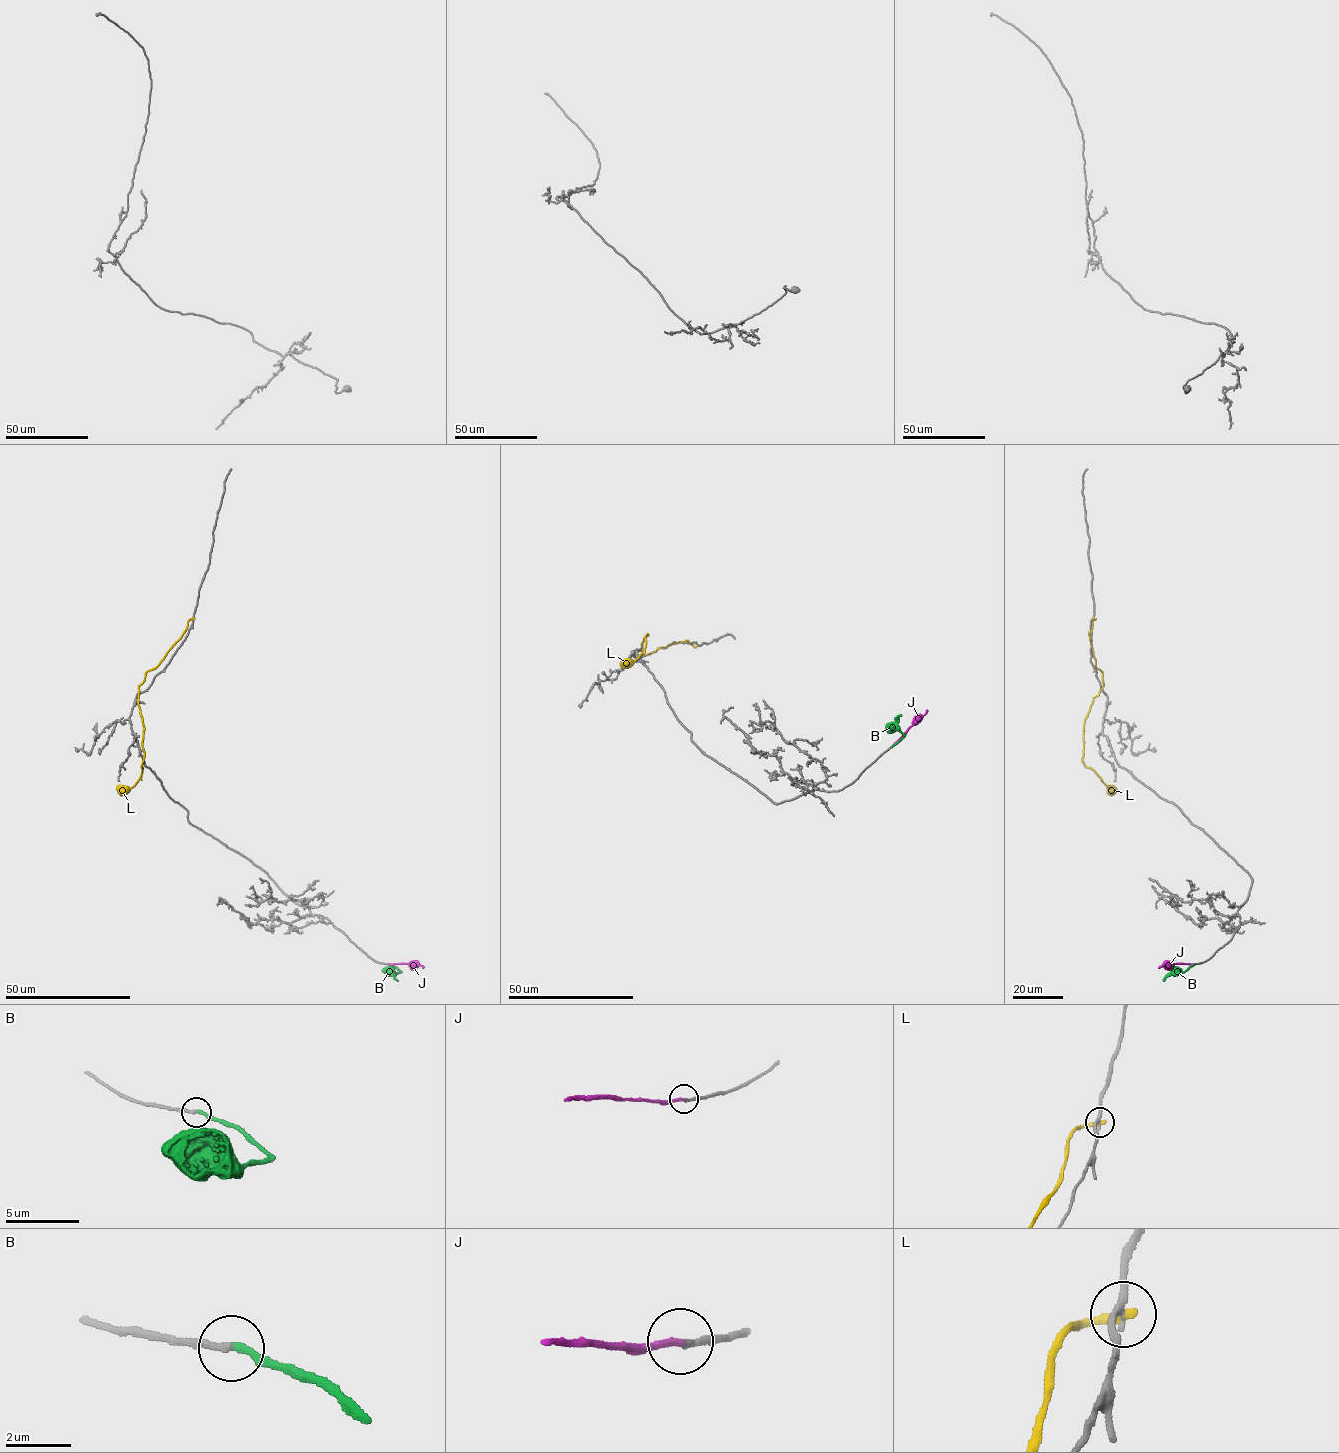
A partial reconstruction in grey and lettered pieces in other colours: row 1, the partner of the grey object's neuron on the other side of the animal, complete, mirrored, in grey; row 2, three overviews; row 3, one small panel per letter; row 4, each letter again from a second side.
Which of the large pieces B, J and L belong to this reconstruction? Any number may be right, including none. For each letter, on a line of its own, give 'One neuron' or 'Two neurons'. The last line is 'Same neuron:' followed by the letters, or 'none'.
B: Two neurons
J: One neuron
L: Two neurons
Same neuron: J

